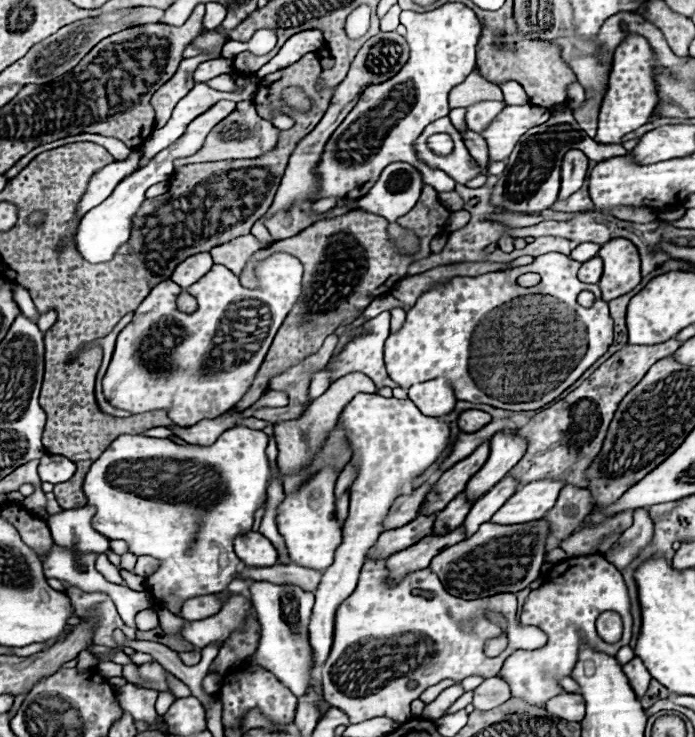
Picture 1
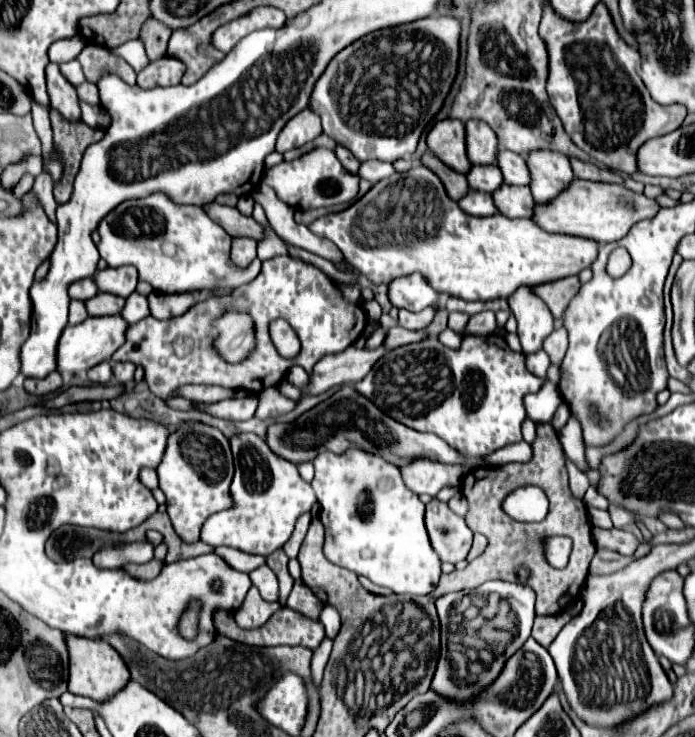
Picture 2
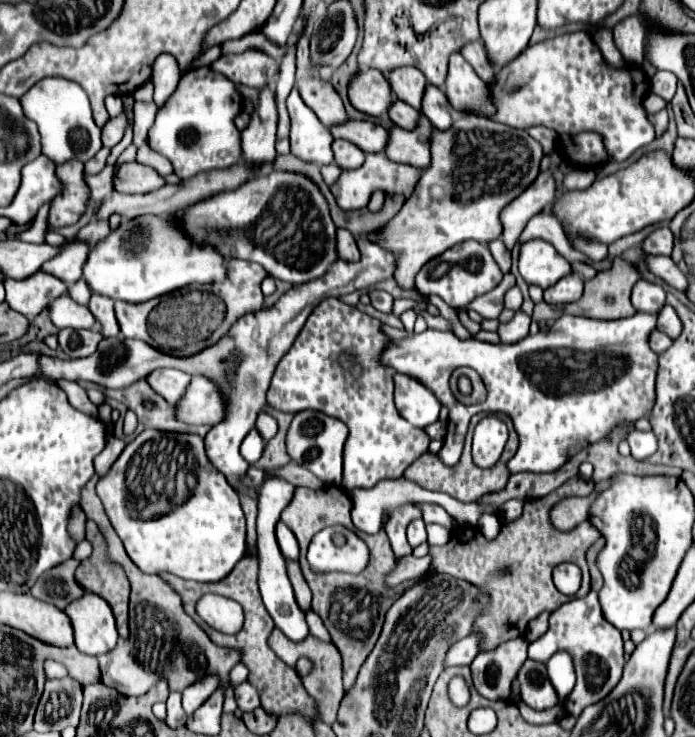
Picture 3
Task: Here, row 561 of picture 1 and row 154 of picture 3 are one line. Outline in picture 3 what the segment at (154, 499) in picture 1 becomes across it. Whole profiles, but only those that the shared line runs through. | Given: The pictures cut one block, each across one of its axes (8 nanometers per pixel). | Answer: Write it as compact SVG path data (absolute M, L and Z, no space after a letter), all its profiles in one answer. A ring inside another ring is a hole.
M209 67L184 74L176 92L160 108L148 132L148 146L166 156L176 176L188 180L200 172L226 170L240 160L240 132L234 118L244 108L243 97L234 82Z

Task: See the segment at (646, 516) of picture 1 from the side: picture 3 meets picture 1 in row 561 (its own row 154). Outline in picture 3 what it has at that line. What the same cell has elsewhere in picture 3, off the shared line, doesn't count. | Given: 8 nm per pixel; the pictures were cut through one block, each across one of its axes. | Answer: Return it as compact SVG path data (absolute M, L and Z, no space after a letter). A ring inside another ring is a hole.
M580 30L530 46L512 64L502 68L496 84L490 86L498 108L492 120L514 128L548 126L558 134L570 136L596 132L602 136L608 156L624 162L654 140L654 126L642 108L648 90L650 80L640 66L628 66L626 70L610 68L602 62L602 52L592 36Z

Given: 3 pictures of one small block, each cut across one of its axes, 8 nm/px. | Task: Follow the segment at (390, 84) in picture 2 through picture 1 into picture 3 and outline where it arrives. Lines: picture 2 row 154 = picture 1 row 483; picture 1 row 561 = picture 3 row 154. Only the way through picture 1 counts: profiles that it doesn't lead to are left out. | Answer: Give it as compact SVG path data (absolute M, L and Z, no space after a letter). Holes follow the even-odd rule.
M344 139L334 140L332 143L332 151L336 164L338 164L342 170L360 168L360 166L364 164L364 158L366 158L366 154L364 154L358 146L352 146L350 142Z

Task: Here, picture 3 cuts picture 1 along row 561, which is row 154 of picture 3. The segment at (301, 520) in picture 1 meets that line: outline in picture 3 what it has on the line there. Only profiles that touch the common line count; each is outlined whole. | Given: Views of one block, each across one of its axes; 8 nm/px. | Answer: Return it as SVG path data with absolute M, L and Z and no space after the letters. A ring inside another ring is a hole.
M294 88L286 100L290 114L290 146L292 154L304 162L326 166L334 162L332 154L332 132L316 118L316 114L304 104L298 90Z

